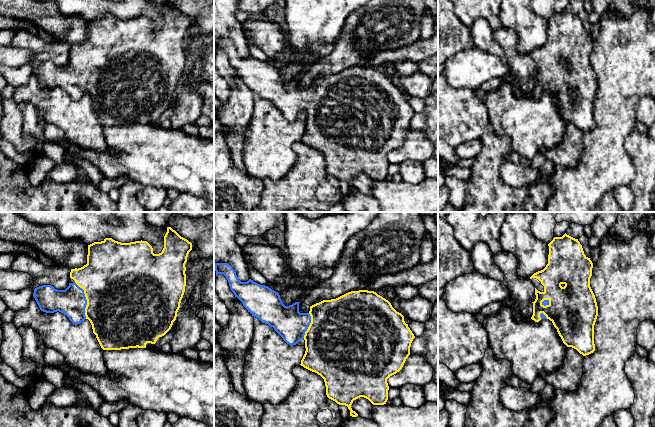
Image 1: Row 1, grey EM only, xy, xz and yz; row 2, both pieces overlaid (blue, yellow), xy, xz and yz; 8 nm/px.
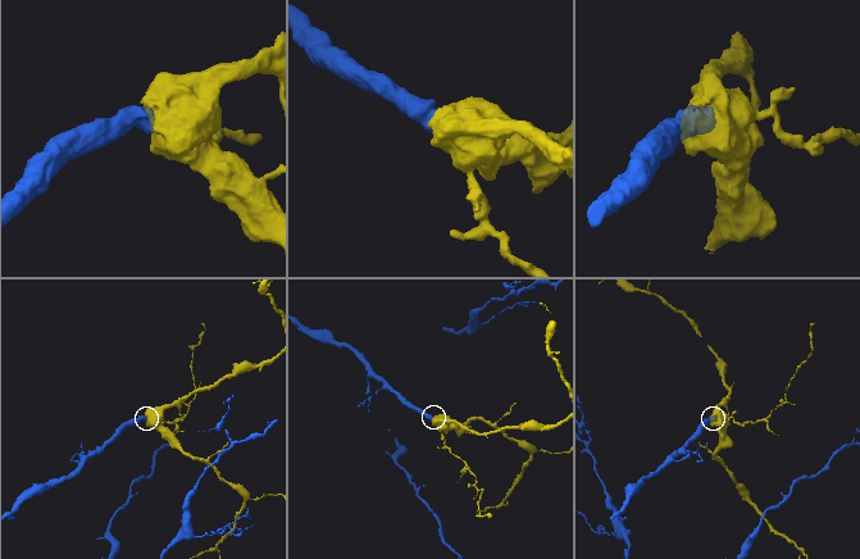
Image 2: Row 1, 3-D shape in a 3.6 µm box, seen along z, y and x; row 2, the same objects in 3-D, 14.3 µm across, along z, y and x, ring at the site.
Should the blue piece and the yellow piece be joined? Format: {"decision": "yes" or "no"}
{"decision": "yes"}

